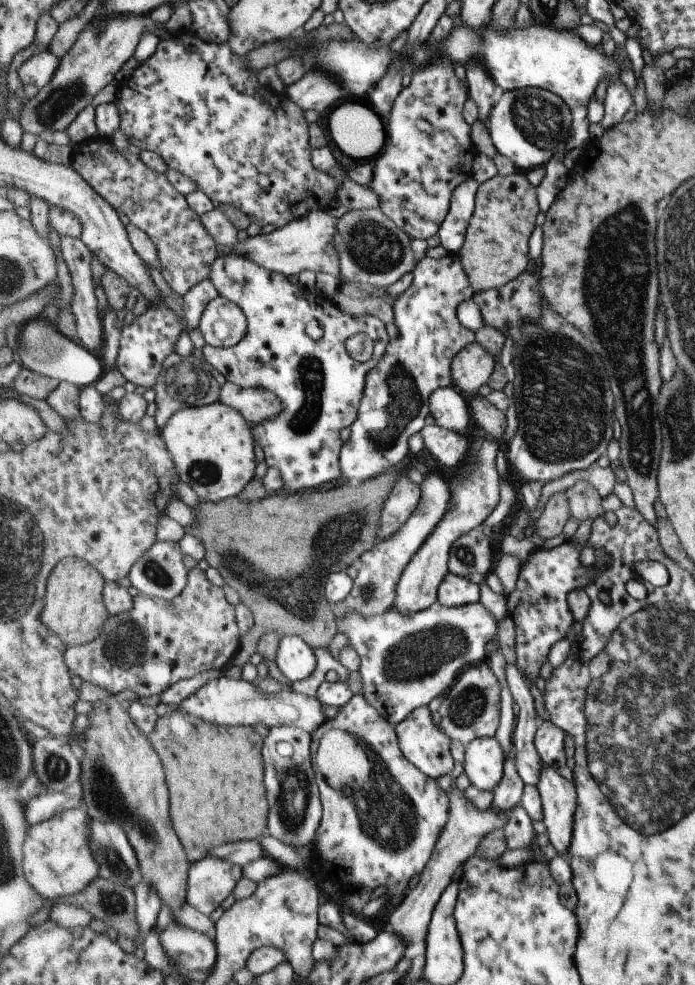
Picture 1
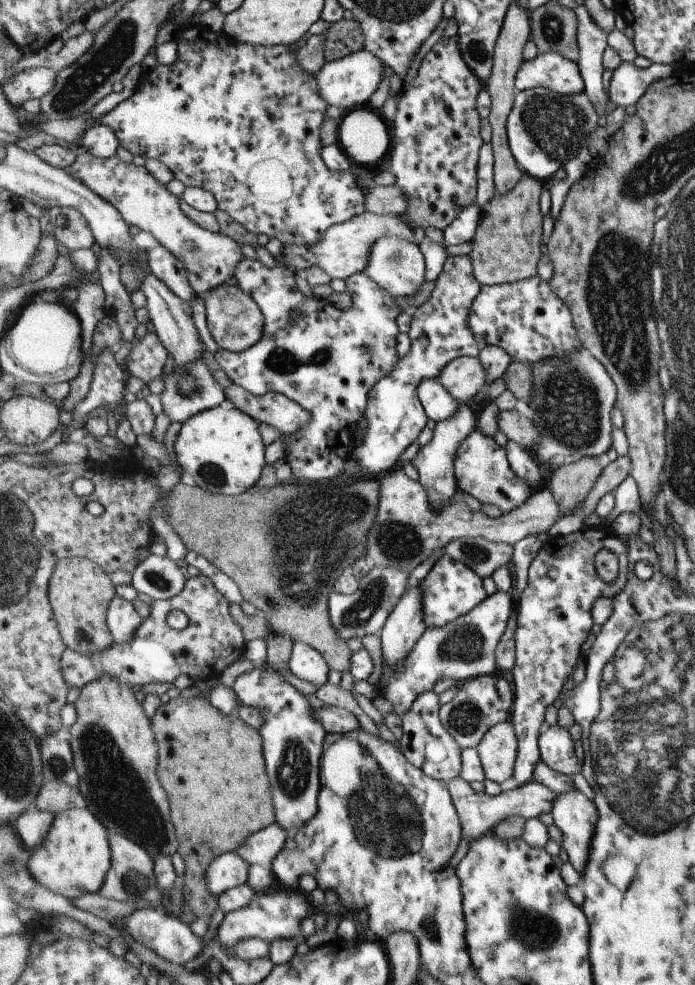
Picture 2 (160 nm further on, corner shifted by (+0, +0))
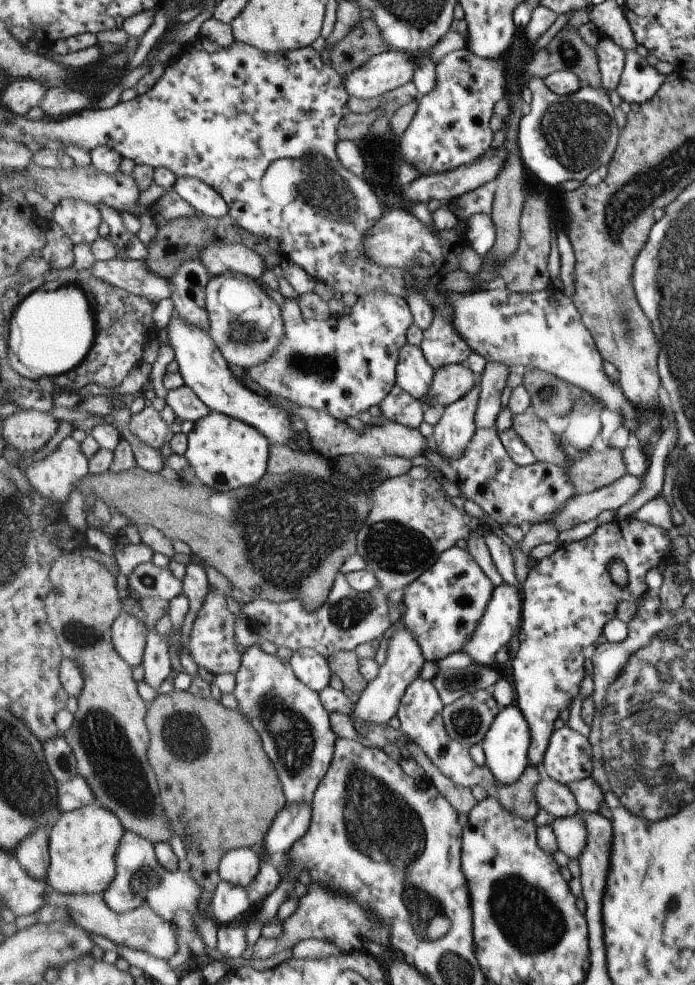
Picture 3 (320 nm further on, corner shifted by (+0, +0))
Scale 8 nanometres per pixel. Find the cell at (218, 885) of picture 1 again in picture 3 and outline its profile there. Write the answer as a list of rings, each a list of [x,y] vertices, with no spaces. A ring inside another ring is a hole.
[[[243,847],[229,851],[220,863],[223,881],[249,887],[262,868],[263,860],[257,848]]]

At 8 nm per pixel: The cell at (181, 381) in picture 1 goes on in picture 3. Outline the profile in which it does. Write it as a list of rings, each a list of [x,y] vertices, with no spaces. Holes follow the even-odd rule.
[[[187,385],[177,390],[168,391],[165,400],[179,418],[191,420],[193,423],[209,416],[212,411]]]

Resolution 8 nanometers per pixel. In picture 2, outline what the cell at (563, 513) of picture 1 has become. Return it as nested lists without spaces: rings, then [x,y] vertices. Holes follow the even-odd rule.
[[[586,456],[568,464],[557,466],[547,487],[552,490],[555,498],[560,502],[562,511],[571,514],[572,510],[587,498],[601,478],[604,467],[598,457]]]

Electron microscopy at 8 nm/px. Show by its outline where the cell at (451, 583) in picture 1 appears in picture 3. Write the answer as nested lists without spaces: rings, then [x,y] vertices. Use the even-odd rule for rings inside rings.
[[[455,545],[443,552],[429,570],[404,588],[402,602],[406,609],[401,615],[402,622],[417,639],[426,660],[437,663],[461,651],[472,639],[496,590],[497,587],[481,570],[475,556]]]

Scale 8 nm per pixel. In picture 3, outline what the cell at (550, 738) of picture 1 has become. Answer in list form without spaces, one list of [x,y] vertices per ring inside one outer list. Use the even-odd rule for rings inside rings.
[[[568,725],[555,730],[543,759],[544,774],[562,785],[570,785],[589,778],[593,772],[593,749],[590,736],[583,736]]]

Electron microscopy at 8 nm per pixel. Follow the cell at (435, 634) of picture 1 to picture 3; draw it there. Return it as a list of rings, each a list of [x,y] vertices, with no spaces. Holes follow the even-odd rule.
[[[503,582],[494,592],[494,598],[490,600],[486,608],[486,614],[478,624],[478,630],[472,635],[472,639],[466,643],[461,652],[469,655],[473,661],[488,667],[498,666],[496,654],[504,646],[509,645],[511,638],[517,634],[523,620],[523,596],[522,591],[515,585]]]

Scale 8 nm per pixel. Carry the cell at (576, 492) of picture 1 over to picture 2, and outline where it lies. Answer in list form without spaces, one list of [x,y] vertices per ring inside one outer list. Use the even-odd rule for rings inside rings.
[[[629,454],[618,456],[613,462],[610,462],[604,469],[601,478],[590,491],[585,499],[585,516],[589,516],[591,512],[595,512],[595,508],[599,504],[599,500],[605,495],[614,493],[622,482],[627,480],[631,475],[632,460]]]

